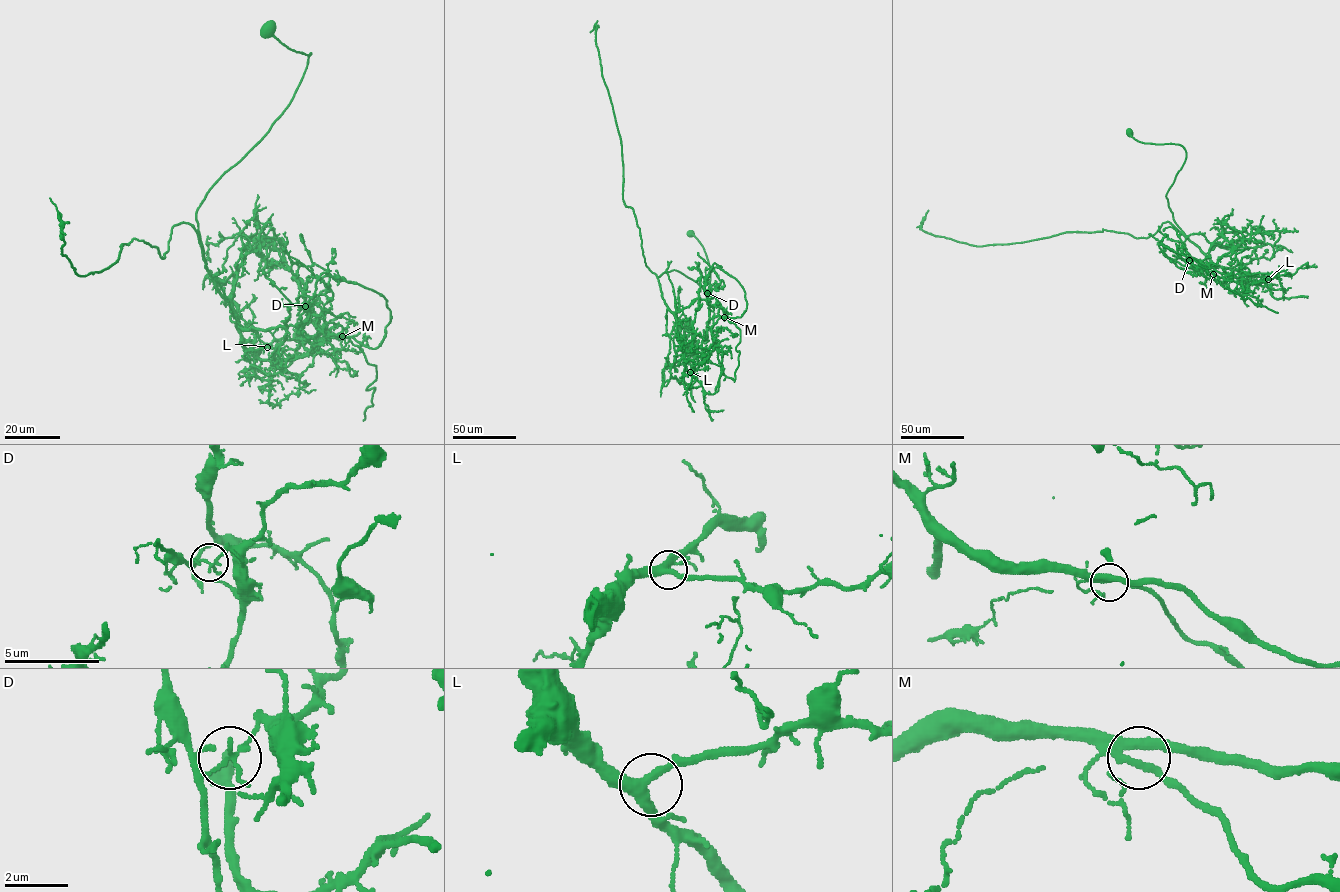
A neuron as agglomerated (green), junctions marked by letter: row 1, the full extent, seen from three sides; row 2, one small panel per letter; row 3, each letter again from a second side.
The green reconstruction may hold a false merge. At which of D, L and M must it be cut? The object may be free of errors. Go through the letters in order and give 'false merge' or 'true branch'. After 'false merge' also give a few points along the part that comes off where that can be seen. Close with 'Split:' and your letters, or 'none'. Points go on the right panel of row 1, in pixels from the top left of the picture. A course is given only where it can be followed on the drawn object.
D: false merge; course (1189, 260), (1209, 263), (1214, 267), (1213, 279), (1206, 268), (1191, 258), (1159, 246), (1179, 267), (1196, 276)
L: true branch
M: true branch
Split: D

